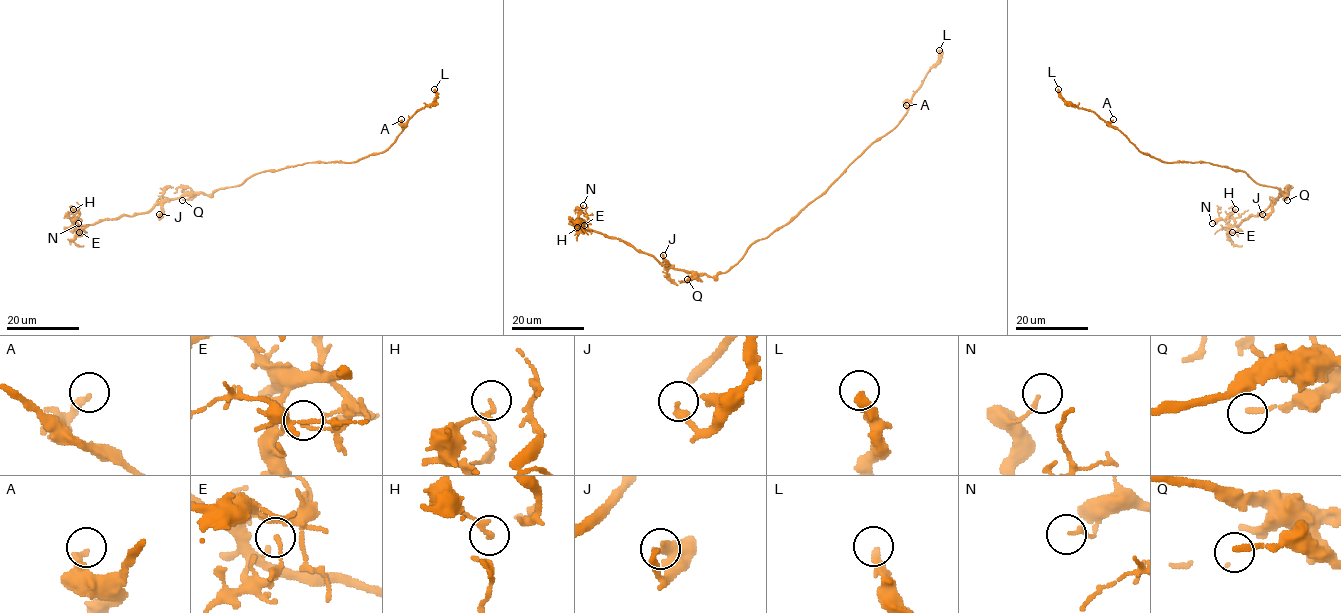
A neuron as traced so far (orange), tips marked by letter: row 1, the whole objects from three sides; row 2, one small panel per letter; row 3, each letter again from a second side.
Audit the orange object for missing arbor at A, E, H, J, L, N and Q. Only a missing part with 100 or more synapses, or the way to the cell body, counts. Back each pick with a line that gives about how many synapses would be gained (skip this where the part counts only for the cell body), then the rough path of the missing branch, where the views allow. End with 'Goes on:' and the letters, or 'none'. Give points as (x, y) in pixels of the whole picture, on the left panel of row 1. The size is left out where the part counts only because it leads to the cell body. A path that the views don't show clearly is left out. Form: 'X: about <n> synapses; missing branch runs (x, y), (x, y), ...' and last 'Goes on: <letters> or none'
Goes on: none

